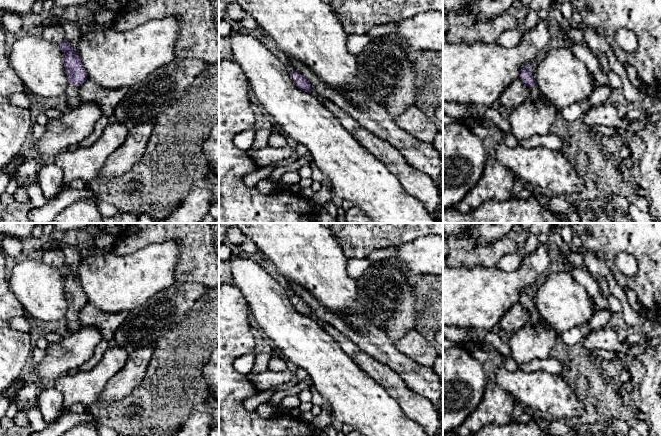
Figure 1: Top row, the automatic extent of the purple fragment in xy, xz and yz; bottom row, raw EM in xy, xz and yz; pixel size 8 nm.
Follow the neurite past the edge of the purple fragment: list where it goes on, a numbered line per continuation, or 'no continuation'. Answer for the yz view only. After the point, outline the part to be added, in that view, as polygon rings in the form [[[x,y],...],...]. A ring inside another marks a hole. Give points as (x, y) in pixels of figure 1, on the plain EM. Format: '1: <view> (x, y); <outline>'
1: yz (534, 318); [[[535,309],[535,310],[530,312],[529,320],[526,324],[537,326],[540,323],[540,320],[541,320],[541,318],[540,318],[540,315],[538,313],[538,309]]]

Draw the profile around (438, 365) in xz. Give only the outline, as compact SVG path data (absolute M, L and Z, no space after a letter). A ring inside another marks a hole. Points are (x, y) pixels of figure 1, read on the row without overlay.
M440 356L438 357L438 359L435 361L432 369L441 378L443 377L443 358L442 357L440 357Z

